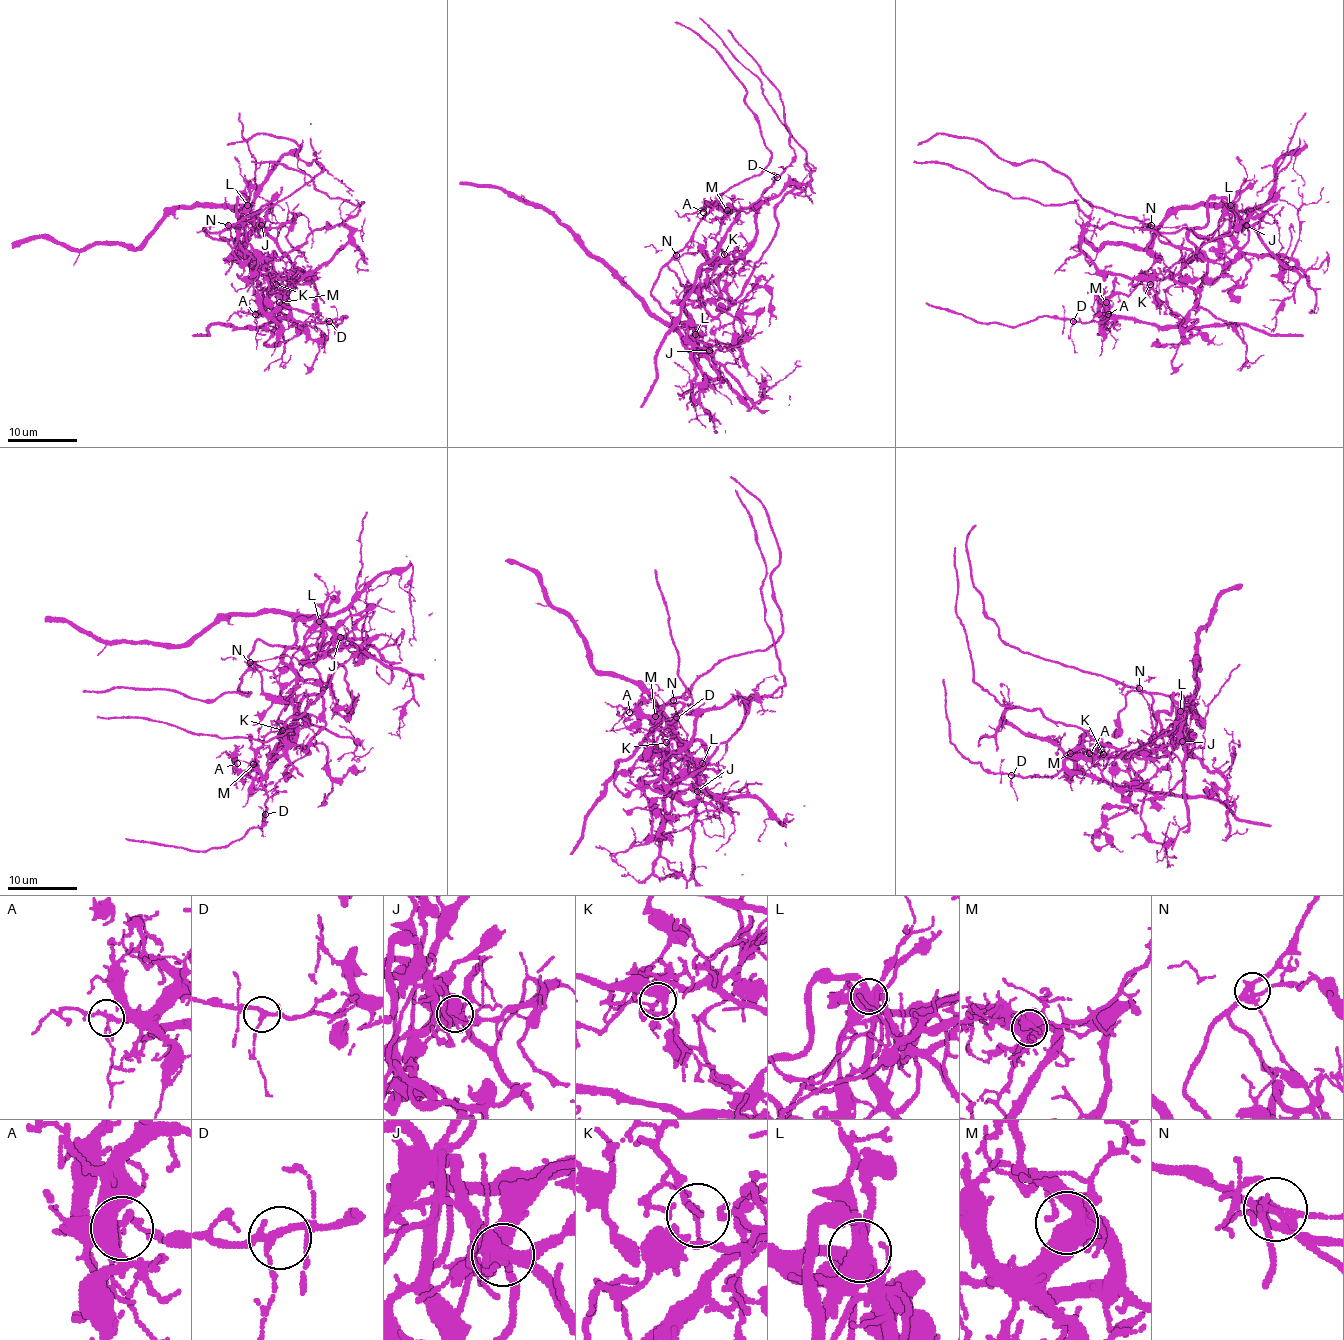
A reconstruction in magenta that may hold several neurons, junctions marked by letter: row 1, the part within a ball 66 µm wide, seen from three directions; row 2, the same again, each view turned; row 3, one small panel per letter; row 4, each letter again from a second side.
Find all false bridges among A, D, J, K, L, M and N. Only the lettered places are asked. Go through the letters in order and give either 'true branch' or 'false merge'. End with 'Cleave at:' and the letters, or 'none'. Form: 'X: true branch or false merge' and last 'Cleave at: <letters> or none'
A: true branch
D: true branch
J: false merge
K: false merge
L: false merge
M: true branch
N: false merge
Cleave at: J, K, L, N

